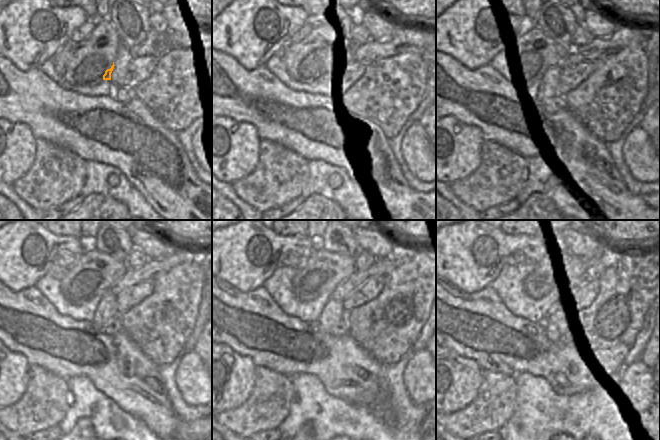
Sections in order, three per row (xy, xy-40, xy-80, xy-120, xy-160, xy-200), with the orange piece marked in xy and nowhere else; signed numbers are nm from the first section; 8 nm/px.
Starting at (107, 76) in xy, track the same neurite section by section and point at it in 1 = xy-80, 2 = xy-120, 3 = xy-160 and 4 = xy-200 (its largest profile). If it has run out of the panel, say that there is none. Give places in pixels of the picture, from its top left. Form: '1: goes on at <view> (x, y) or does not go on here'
1: goes on at xy-80 (551, 79)
2: goes on at xy-120 (107, 308)
3: goes on at xy-160 (333, 313)
4: goes on at xy-200 (556, 320)

